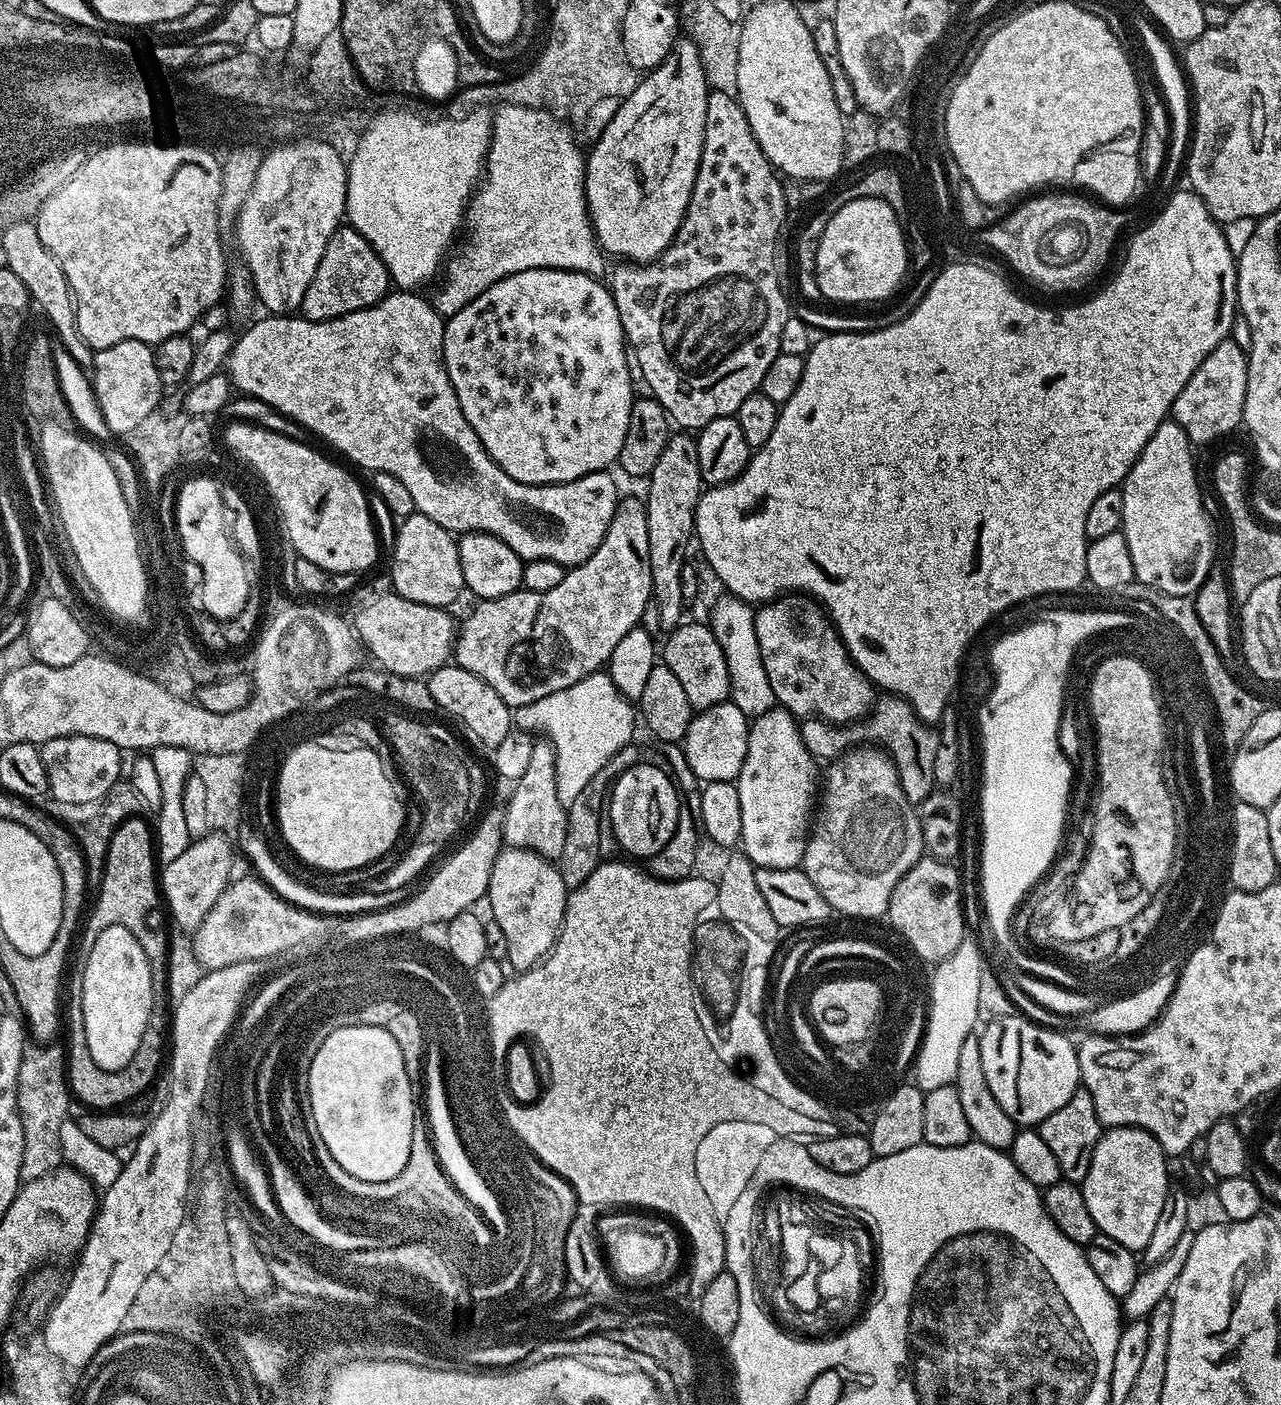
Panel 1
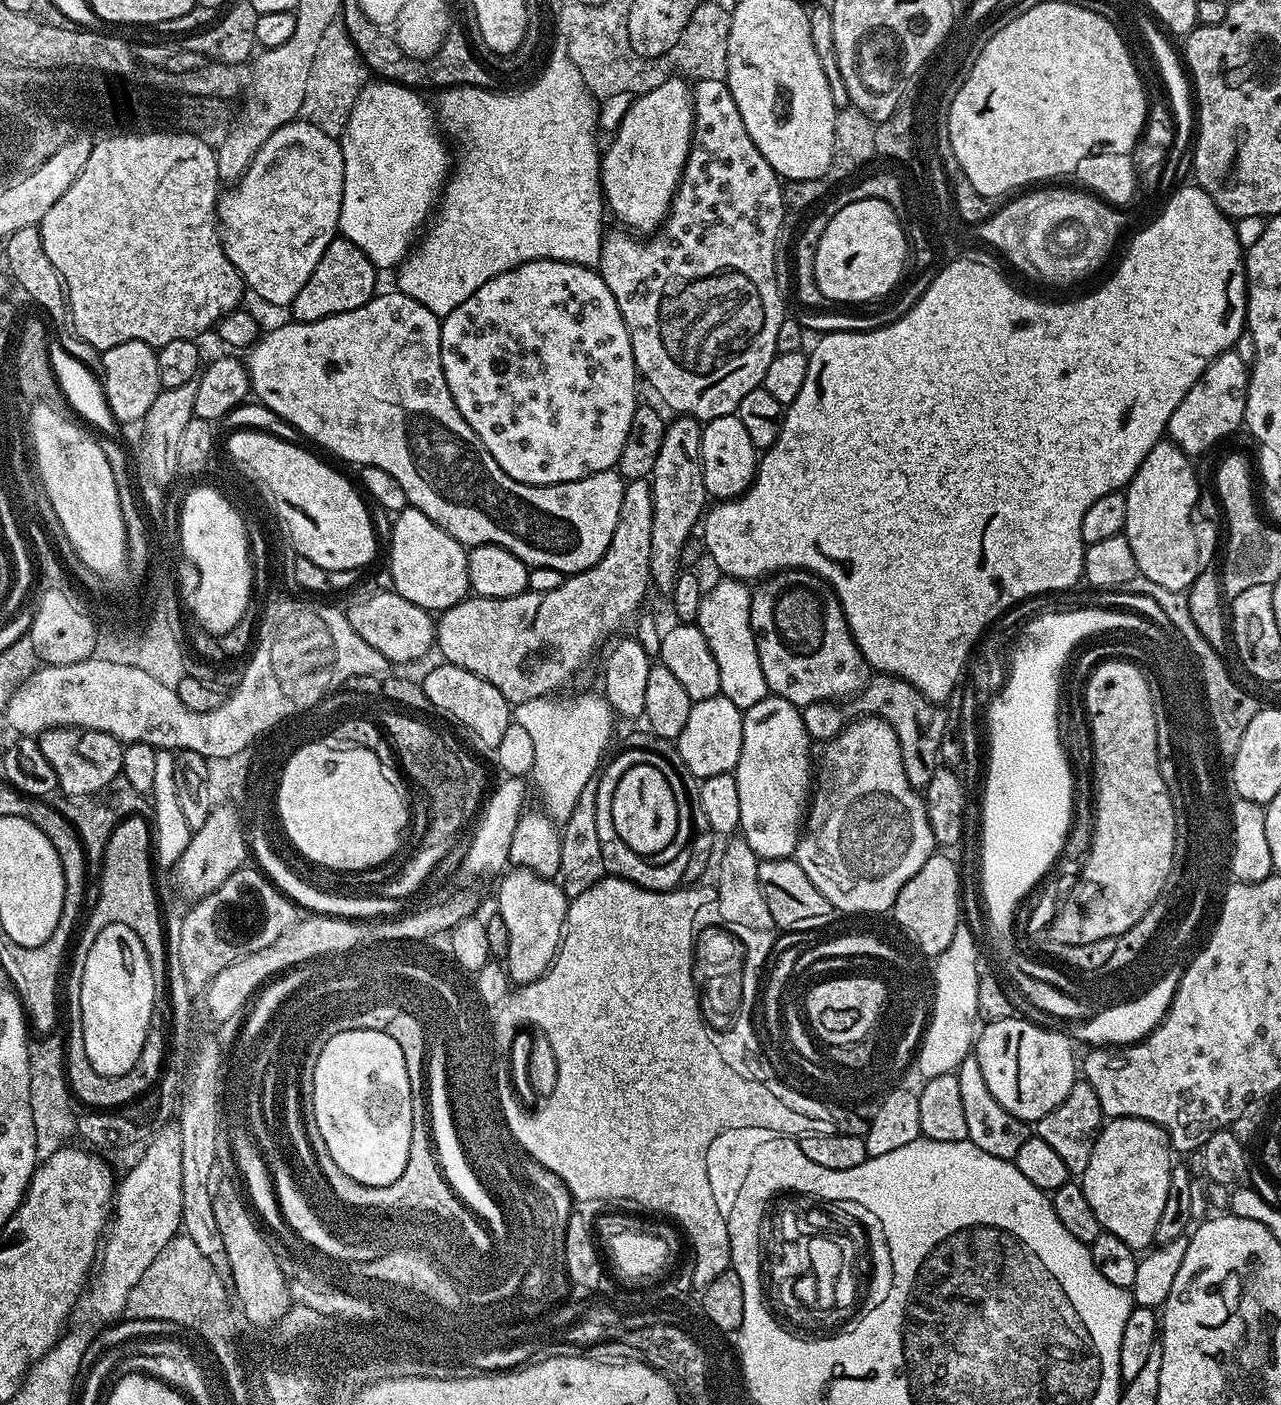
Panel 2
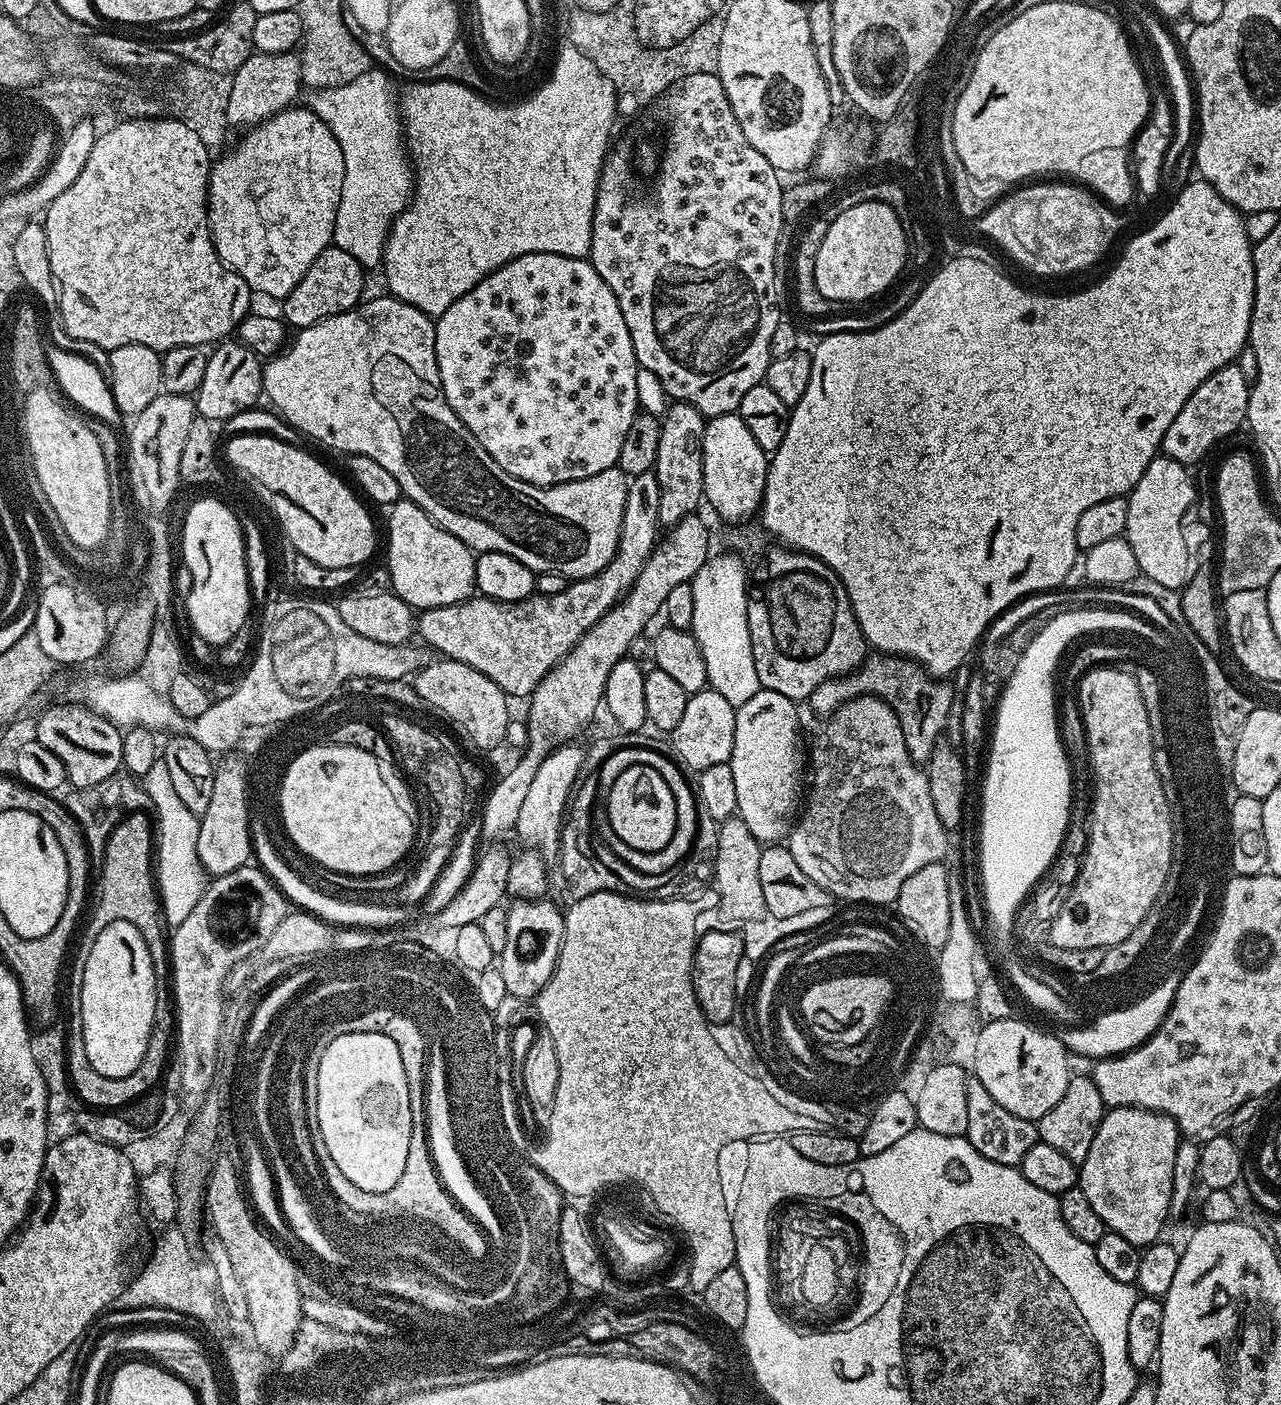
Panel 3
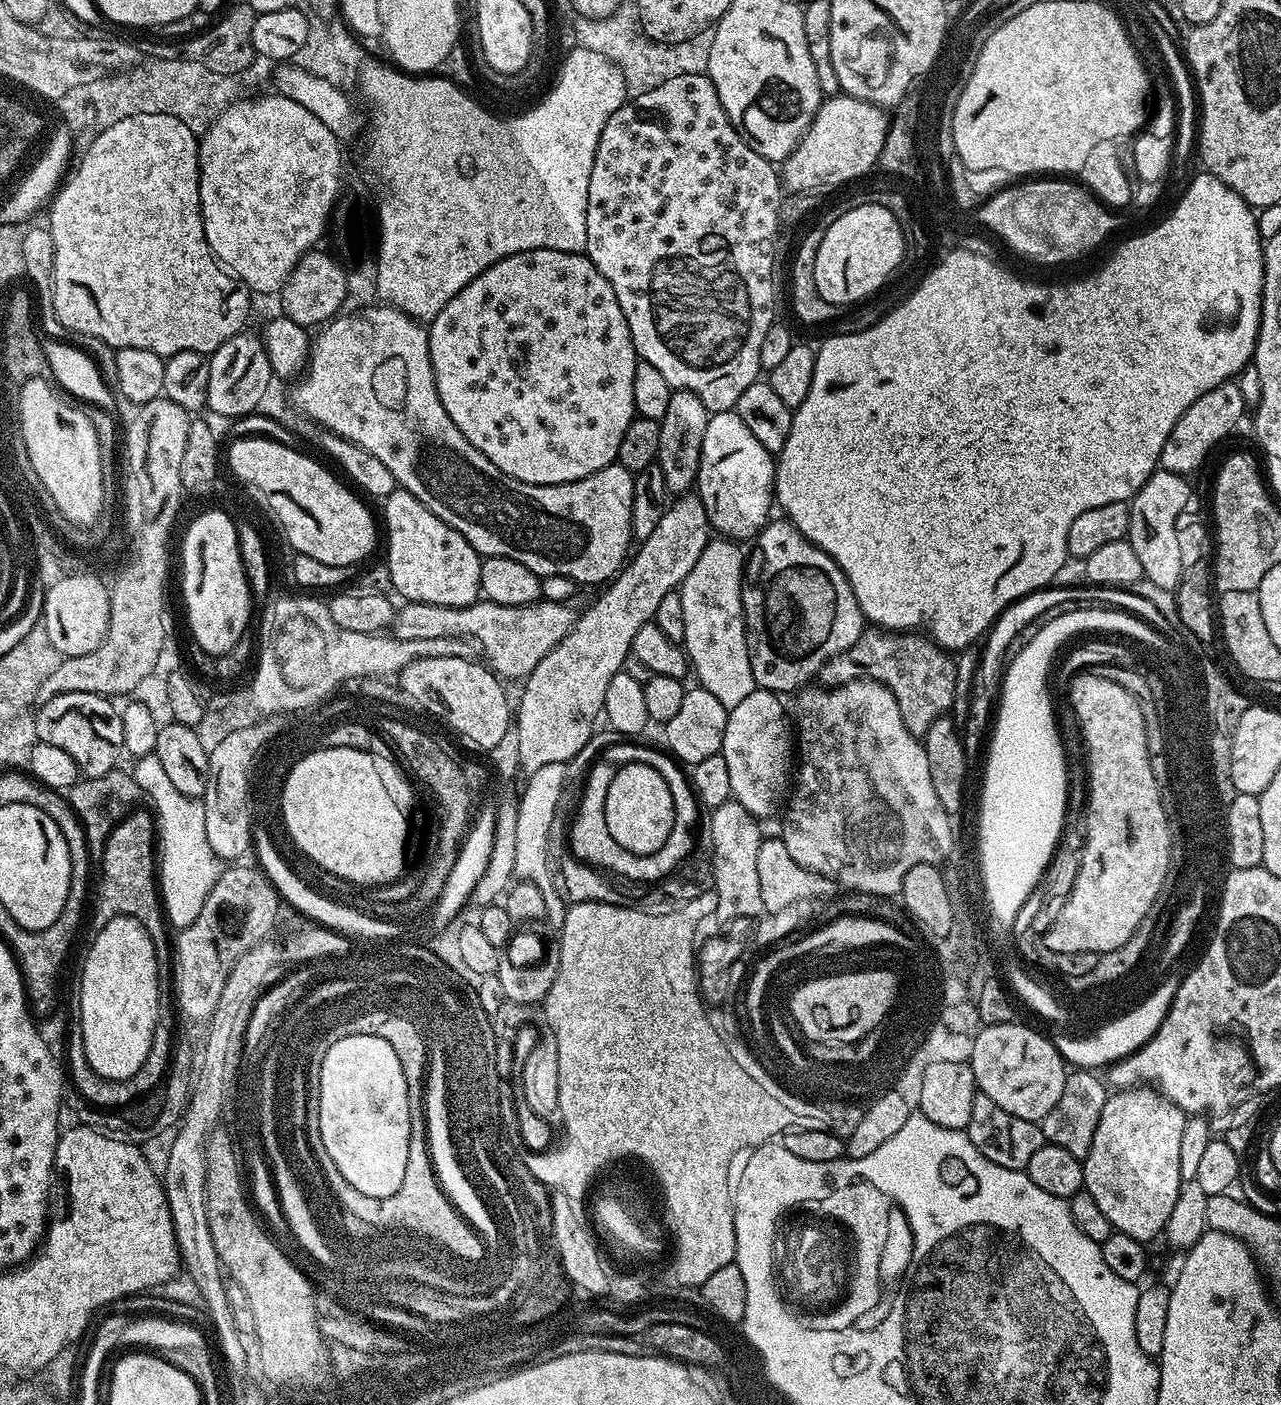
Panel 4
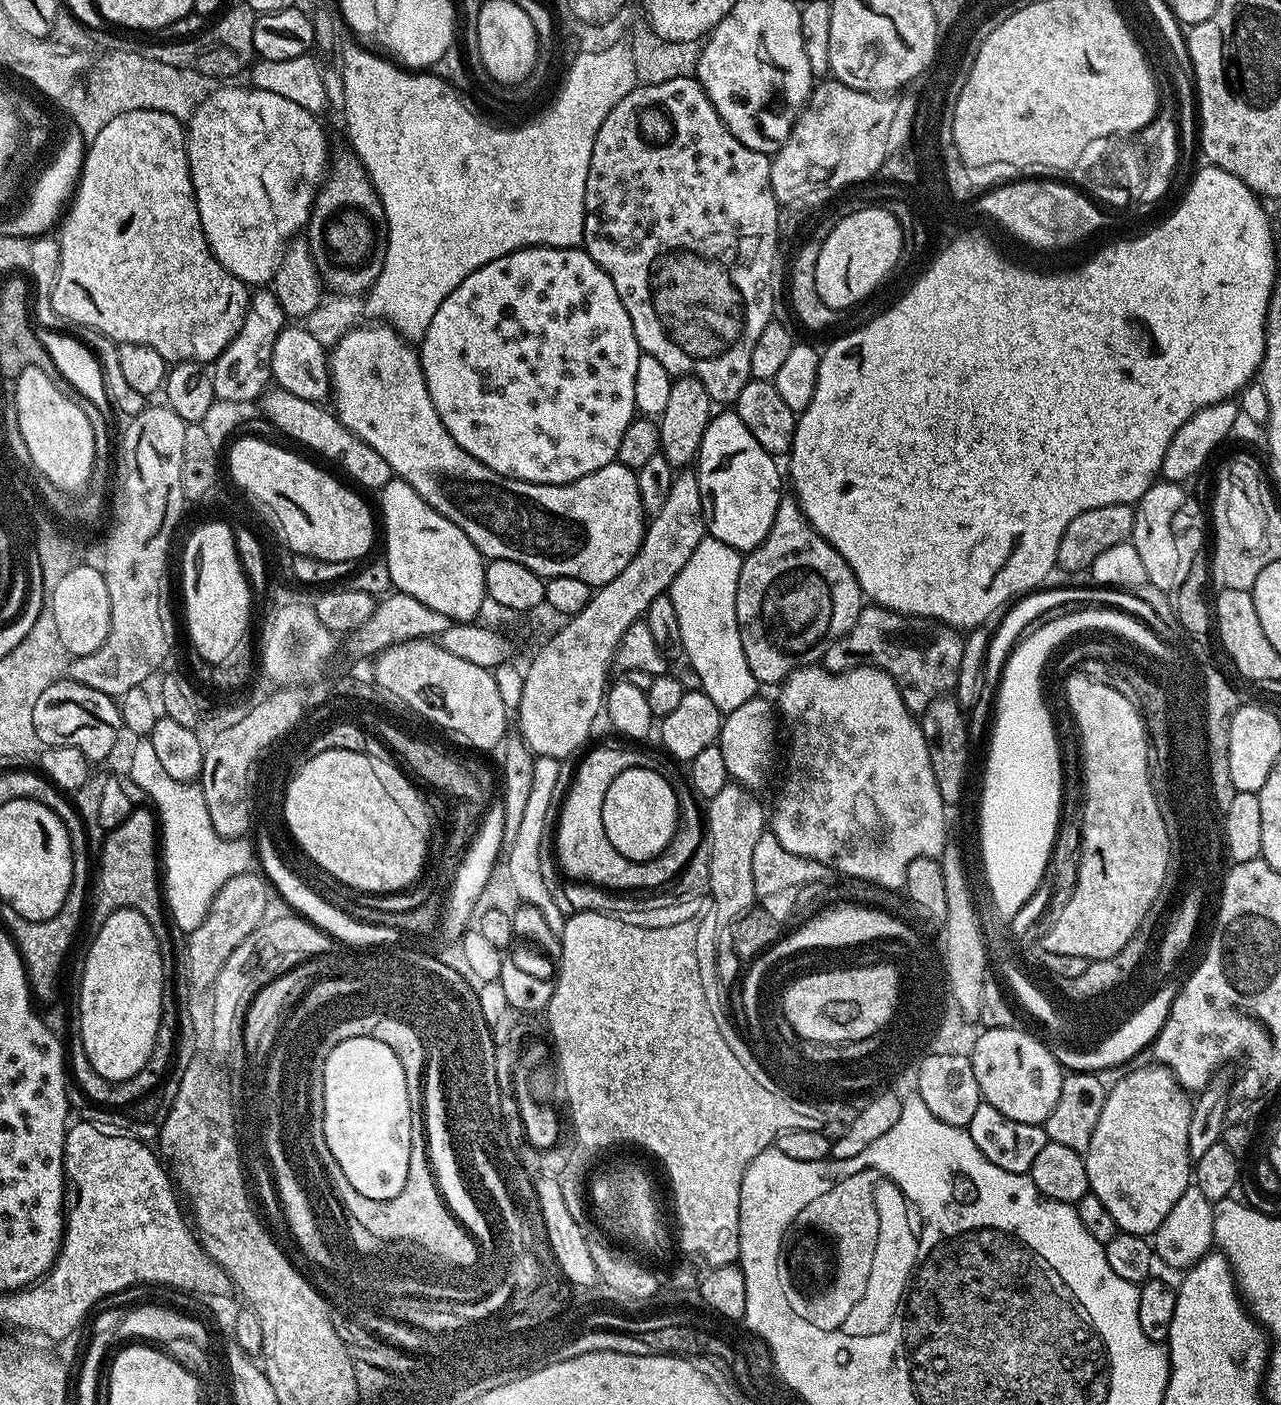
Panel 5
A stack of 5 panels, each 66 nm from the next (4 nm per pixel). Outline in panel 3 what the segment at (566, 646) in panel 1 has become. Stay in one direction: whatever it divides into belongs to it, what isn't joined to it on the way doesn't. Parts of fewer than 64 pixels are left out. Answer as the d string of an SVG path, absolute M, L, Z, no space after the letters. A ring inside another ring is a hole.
M655 471L629 479L618 550L598 574L572 580L566 590L558 594L533 594L514 603L471 596L461 603L423 609L416 618L417 637L443 657L462 661L486 674L505 695L531 697L538 682L546 678L548 671L579 642L594 622L602 619L631 590L638 574L642 574L642 566L646 566L662 532L658 518L659 493Z

